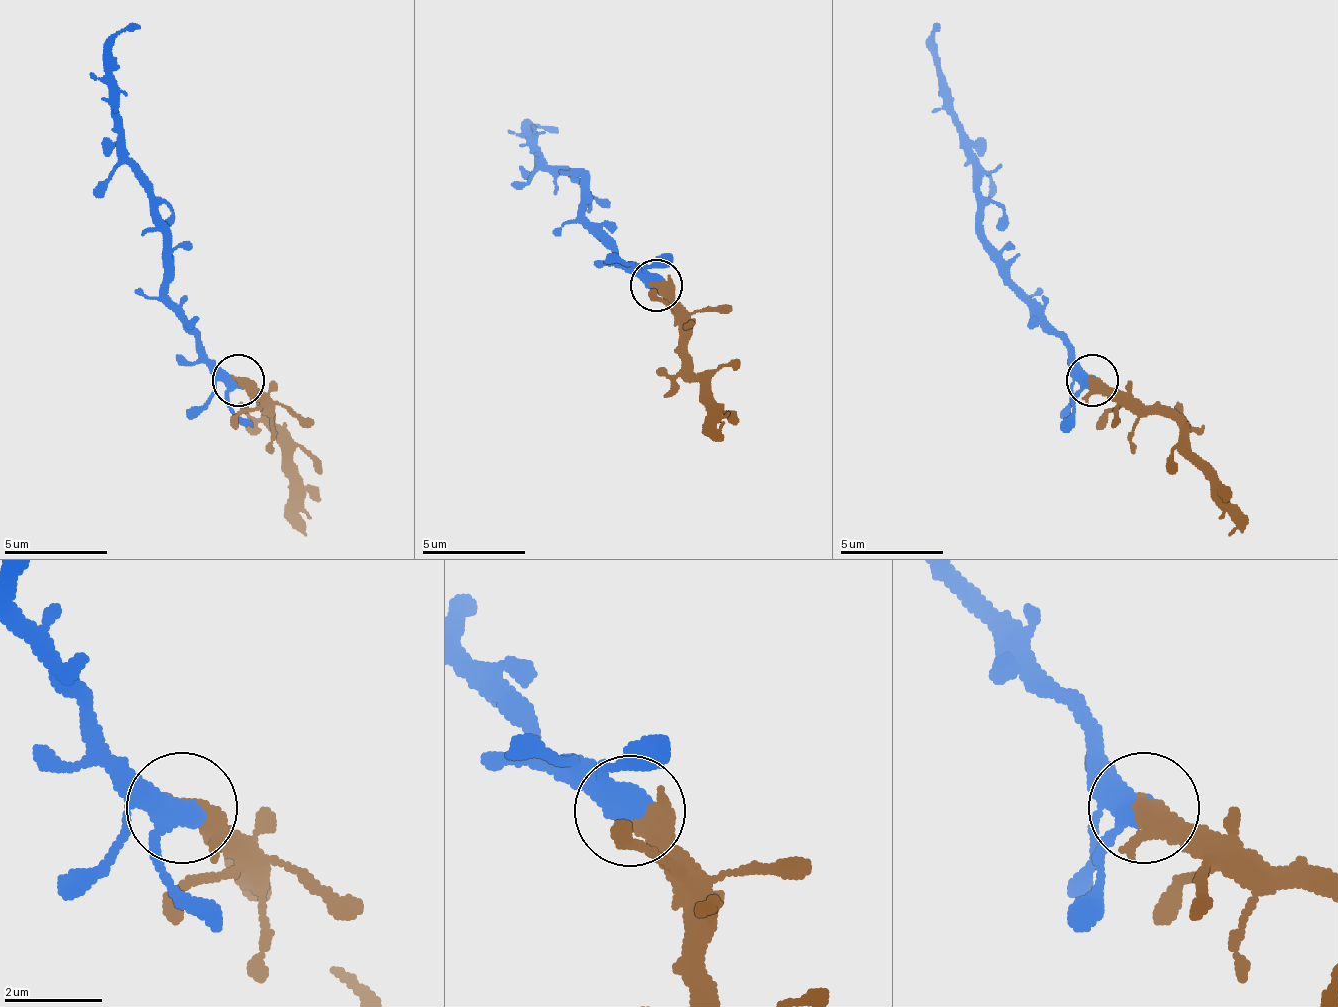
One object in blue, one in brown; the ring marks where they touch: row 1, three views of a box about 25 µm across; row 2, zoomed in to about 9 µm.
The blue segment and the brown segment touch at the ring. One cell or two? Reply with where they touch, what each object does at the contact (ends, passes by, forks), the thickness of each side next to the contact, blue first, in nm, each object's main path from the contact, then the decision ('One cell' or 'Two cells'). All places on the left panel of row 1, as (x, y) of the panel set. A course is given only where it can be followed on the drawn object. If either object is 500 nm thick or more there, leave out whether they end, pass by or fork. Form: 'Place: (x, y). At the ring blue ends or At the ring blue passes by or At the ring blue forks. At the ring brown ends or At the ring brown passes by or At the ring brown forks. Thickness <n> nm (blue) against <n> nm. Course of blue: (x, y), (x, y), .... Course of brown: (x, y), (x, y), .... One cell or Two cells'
Place: (238, 380). At the ring blue passes by. At the ring brown passes by. Thickness 440 nm (blue) against 340 nm. Course of blue: (239, 382), (213, 361), (167, 294), (162, 232), (115, 108), (110, 51), (141, 25). Course of brown: (239, 382), (275, 423), (280, 454), (306, 537). One cell

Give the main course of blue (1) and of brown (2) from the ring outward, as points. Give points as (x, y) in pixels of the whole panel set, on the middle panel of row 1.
1: (657, 283), (631, 273), (585, 221), (580, 175), (554, 170), (533, 144), (528, 128), (559, 133)
2: (657, 283), (678, 330), (678, 356), (698, 376), (719, 428), (724, 423)

